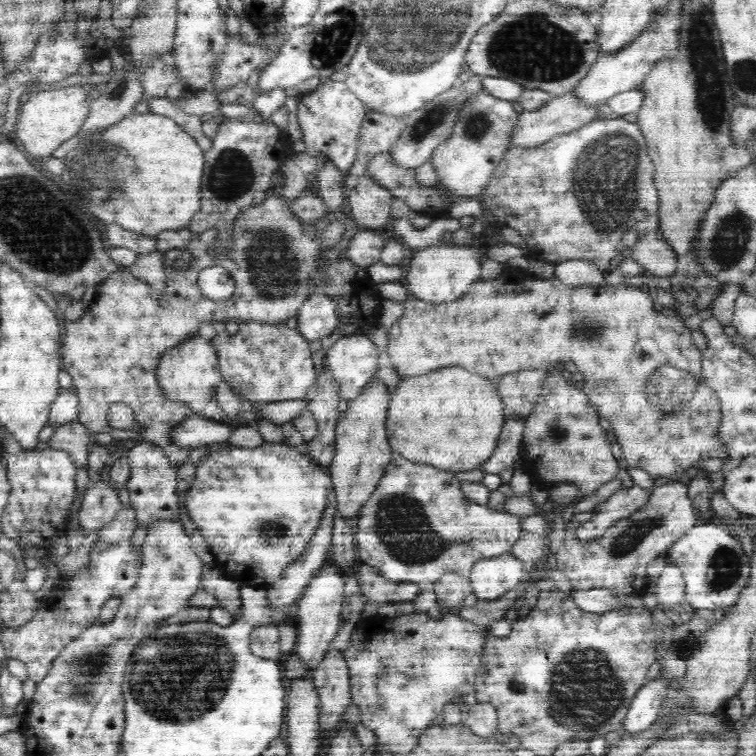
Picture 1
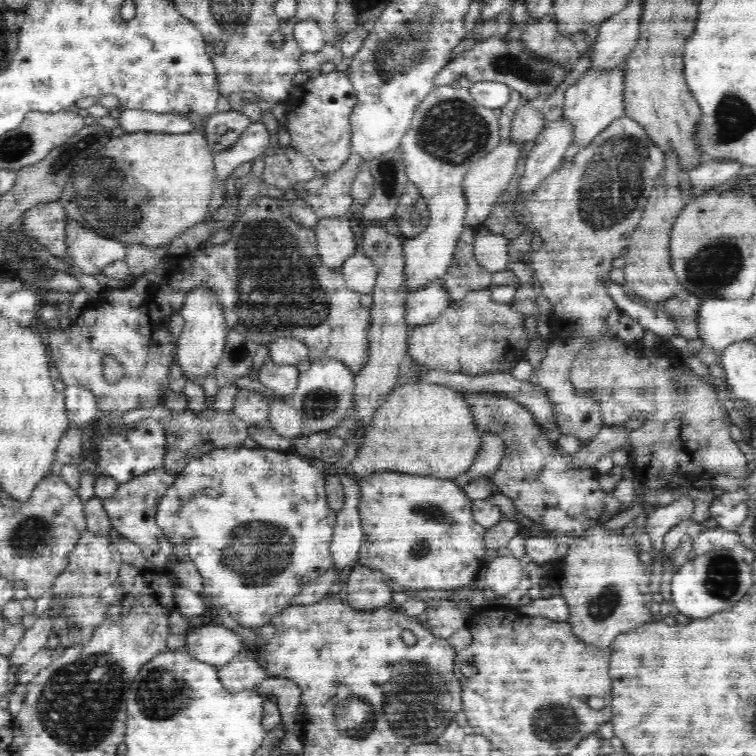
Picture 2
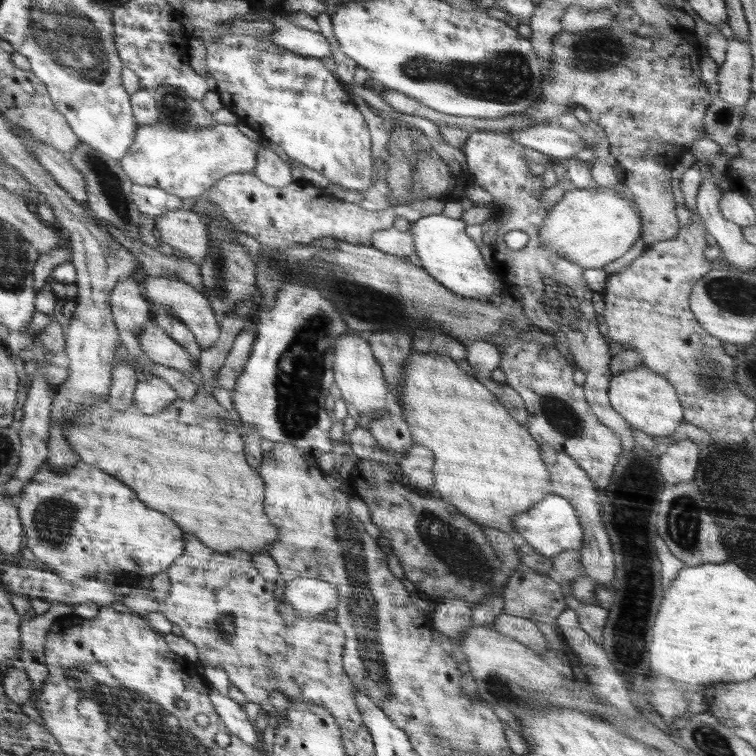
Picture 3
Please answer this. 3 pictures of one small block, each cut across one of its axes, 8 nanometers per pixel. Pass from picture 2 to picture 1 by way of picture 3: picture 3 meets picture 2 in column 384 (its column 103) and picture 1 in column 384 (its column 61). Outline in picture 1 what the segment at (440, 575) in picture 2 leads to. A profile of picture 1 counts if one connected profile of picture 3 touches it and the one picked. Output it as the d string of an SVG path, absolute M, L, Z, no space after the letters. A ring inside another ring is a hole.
M402 455L392 458L378 487L361 514L353 522L357 558L378 570L380 575L394 582L435 583L444 573L452 572L468 577L478 560L511 553L514 544L523 536L523 518L488 505L475 504L462 496L460 483L454 473L432 465L418 464Z

